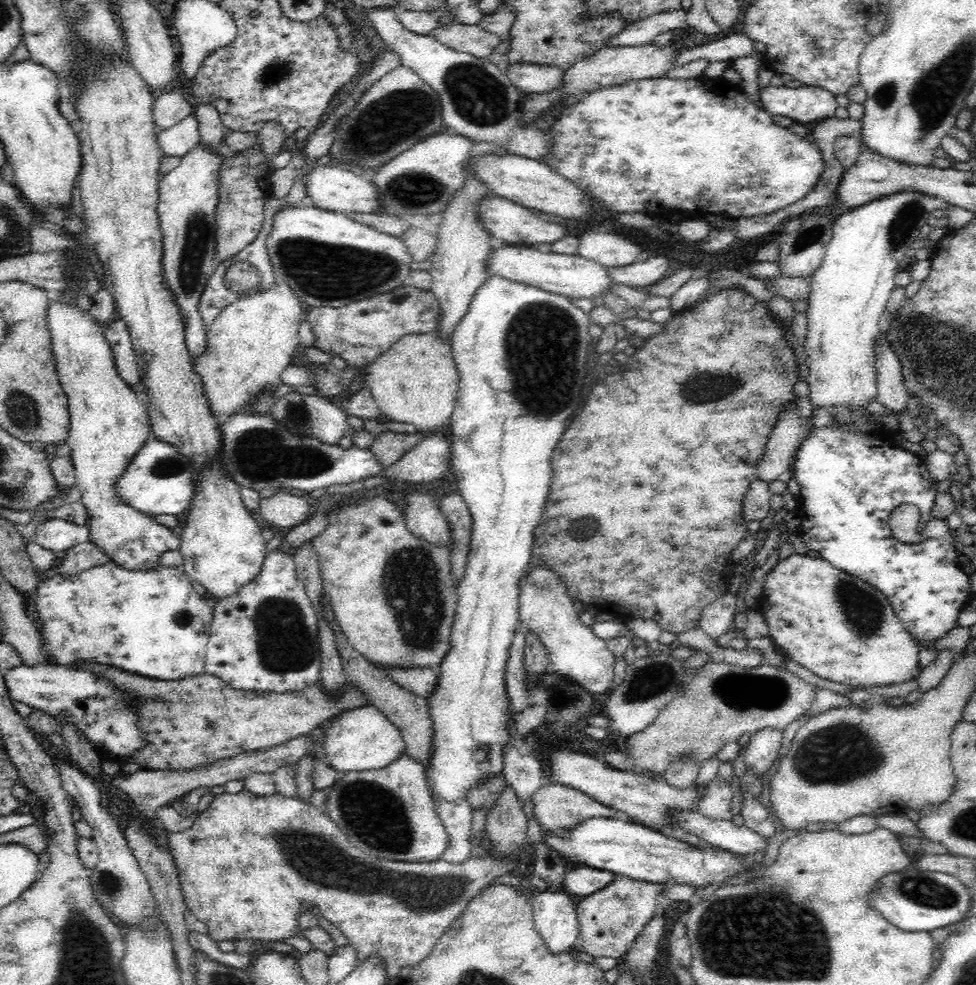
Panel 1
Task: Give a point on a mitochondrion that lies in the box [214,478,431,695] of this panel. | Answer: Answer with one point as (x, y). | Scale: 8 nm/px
(284, 644)

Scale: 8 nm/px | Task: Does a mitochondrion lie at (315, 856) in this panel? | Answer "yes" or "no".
yes

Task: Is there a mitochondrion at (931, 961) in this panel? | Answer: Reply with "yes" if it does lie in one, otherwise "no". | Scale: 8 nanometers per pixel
no

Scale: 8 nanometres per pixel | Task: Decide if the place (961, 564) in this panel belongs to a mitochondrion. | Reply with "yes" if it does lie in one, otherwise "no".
no

